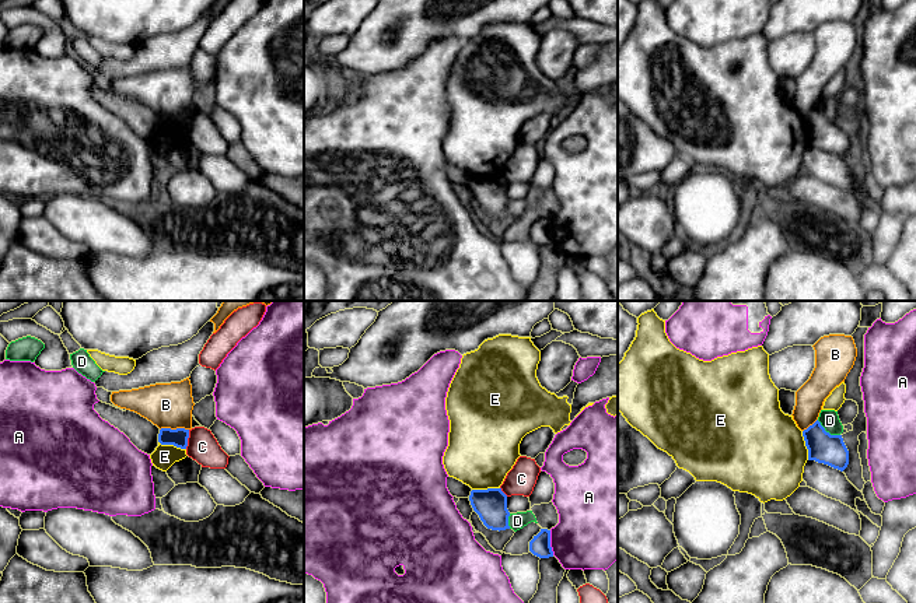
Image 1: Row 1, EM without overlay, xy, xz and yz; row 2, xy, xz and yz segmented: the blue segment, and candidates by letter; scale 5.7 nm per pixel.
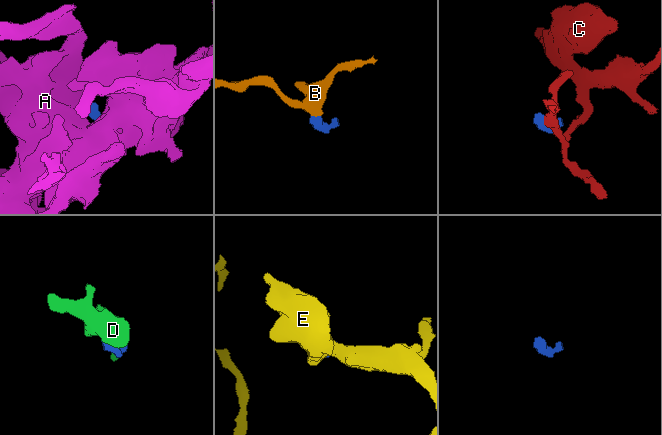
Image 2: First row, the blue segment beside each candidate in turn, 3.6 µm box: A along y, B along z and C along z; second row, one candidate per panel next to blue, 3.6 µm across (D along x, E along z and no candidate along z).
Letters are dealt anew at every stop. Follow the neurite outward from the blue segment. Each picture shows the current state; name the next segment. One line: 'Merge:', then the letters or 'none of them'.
Merge: none of them

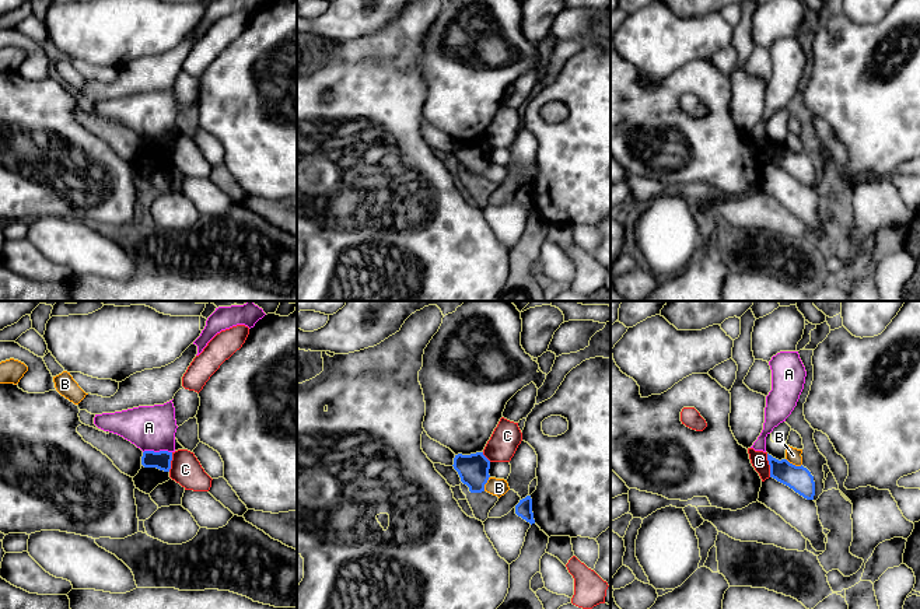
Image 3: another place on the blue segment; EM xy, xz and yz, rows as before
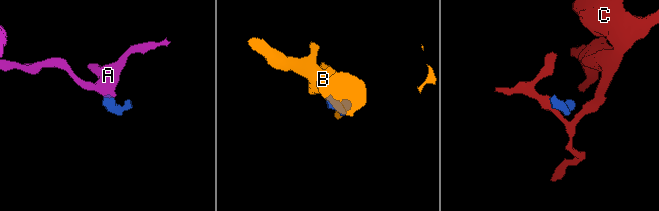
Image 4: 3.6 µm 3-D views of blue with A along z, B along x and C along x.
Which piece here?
Merge: none of them

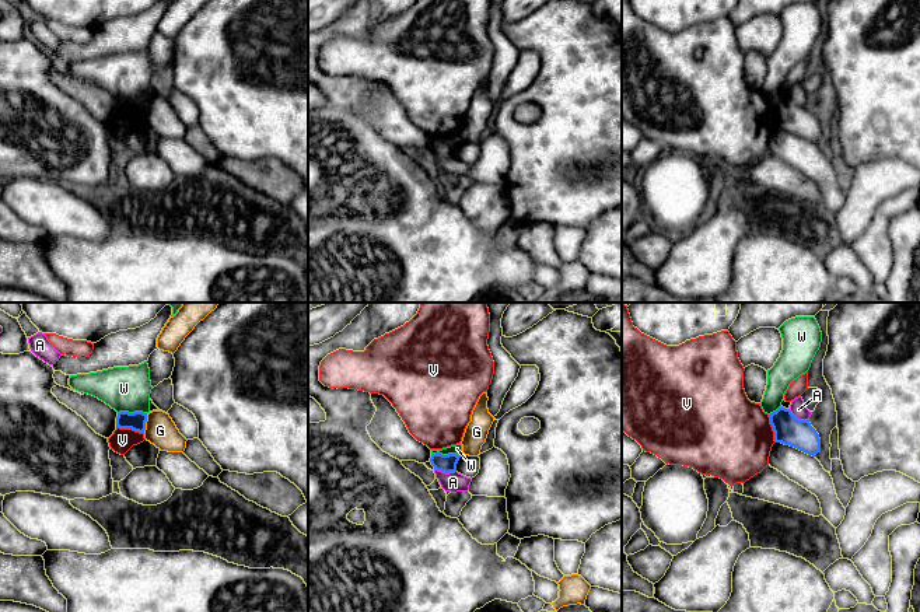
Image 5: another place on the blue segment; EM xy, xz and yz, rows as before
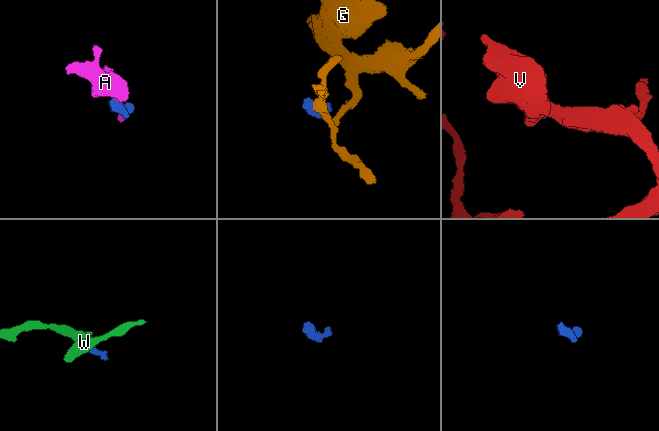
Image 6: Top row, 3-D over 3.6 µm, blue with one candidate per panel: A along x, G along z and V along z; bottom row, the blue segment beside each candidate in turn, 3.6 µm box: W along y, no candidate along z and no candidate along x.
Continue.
Merge: none of them

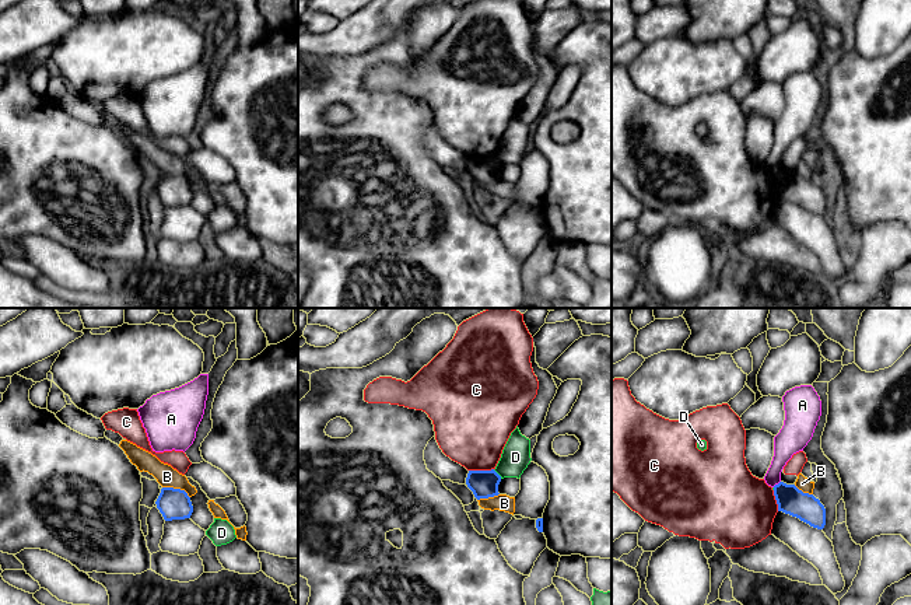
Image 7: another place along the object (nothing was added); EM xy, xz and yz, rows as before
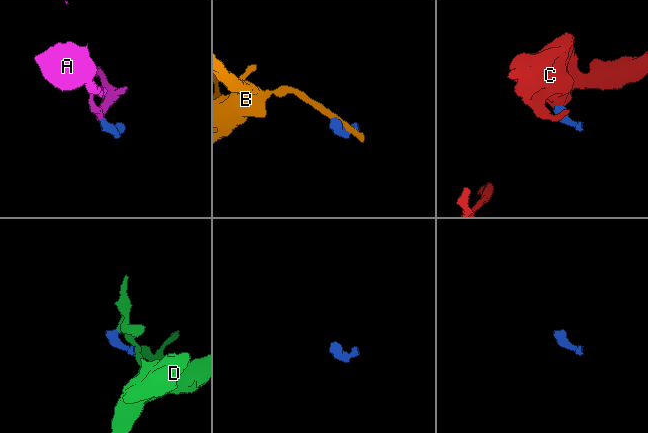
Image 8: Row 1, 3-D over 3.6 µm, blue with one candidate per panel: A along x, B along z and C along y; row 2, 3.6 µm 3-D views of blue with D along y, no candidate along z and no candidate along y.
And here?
Merge: none of them

